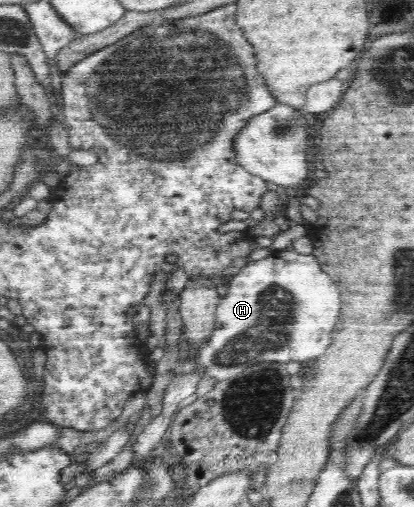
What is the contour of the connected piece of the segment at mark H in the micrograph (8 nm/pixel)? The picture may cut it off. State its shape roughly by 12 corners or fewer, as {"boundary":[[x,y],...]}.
{"boundary":[[313,254],[246,264],[188,353],[215,382],[318,359],[341,310]]}

